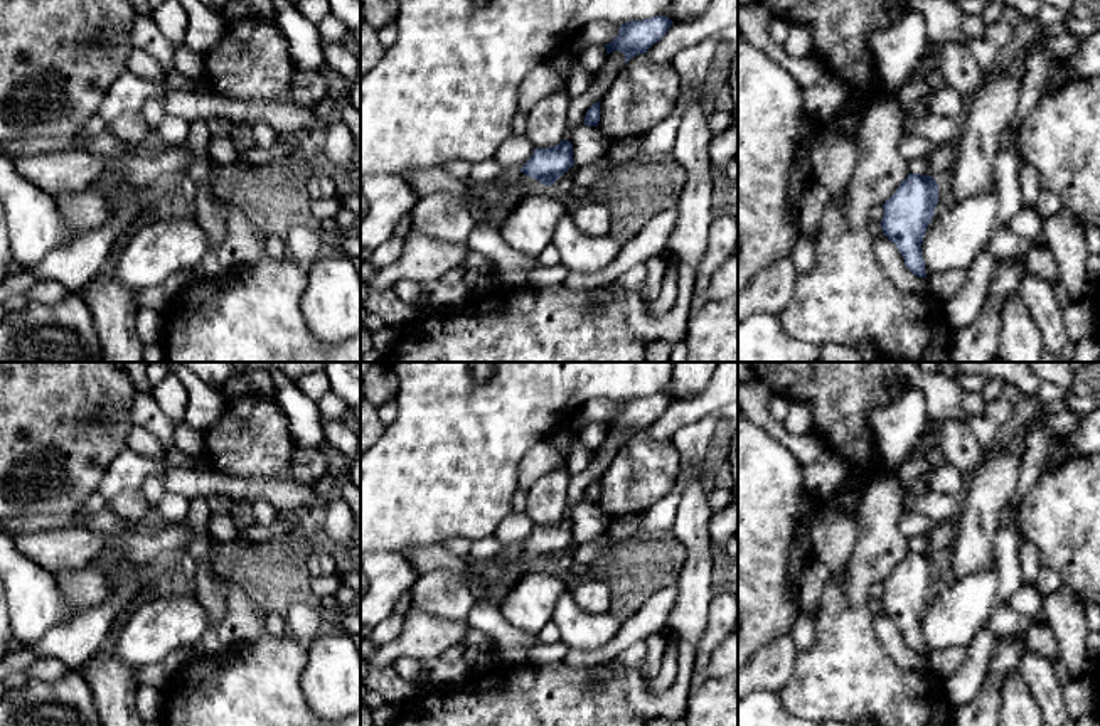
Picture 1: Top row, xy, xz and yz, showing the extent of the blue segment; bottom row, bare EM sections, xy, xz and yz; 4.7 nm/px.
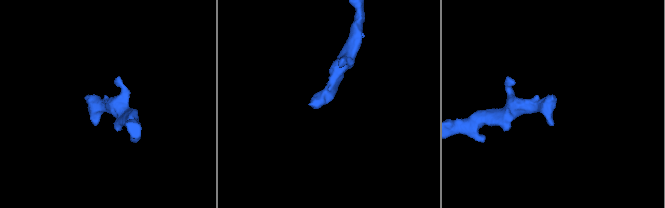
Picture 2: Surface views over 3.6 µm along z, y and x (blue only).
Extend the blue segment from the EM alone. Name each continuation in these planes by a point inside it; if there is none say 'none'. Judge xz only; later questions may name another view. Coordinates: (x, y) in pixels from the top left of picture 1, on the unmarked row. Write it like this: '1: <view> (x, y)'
1: xz (516, 563)

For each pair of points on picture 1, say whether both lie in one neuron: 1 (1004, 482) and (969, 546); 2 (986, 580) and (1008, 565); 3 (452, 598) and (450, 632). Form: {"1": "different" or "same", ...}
{"1": "same", "2": "different", "3": "different"}

